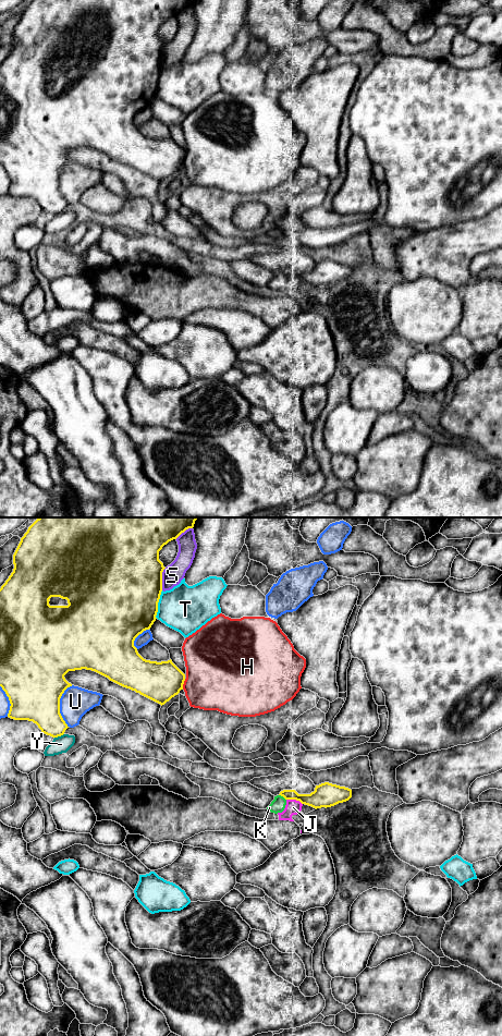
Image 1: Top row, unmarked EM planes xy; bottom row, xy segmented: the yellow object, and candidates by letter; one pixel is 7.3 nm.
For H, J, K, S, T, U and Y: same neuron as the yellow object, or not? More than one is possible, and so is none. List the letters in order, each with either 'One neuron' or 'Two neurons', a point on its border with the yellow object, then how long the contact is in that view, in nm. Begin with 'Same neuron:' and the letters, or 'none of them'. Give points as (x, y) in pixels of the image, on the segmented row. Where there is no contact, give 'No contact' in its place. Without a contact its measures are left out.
Same neuron: none of them
H: Two neurons. Touches yellow at xy (183, 683). Shared border 80 nm
J: Two neurons. Touches yellow at xy (294, 799). Shared border 130 nm
K: Two neurons. Touches yellow at xy (282, 795). Shared border 70 nm
S: Two neurons. Touches yellow at xy (161, 579). Shared border 170 nm
T: Two neurons. Touches yellow at xy (157, 605). Shared border 220 nm
U: Two neurons. Touches yellow at xy (59, 705). Shared border 320 nm
Y: Two neurons. Touches yellow at xy (59, 735). Shared border 80 nm

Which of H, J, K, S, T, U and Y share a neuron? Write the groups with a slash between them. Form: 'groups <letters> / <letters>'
groups H / J K / S / T / U / Y

